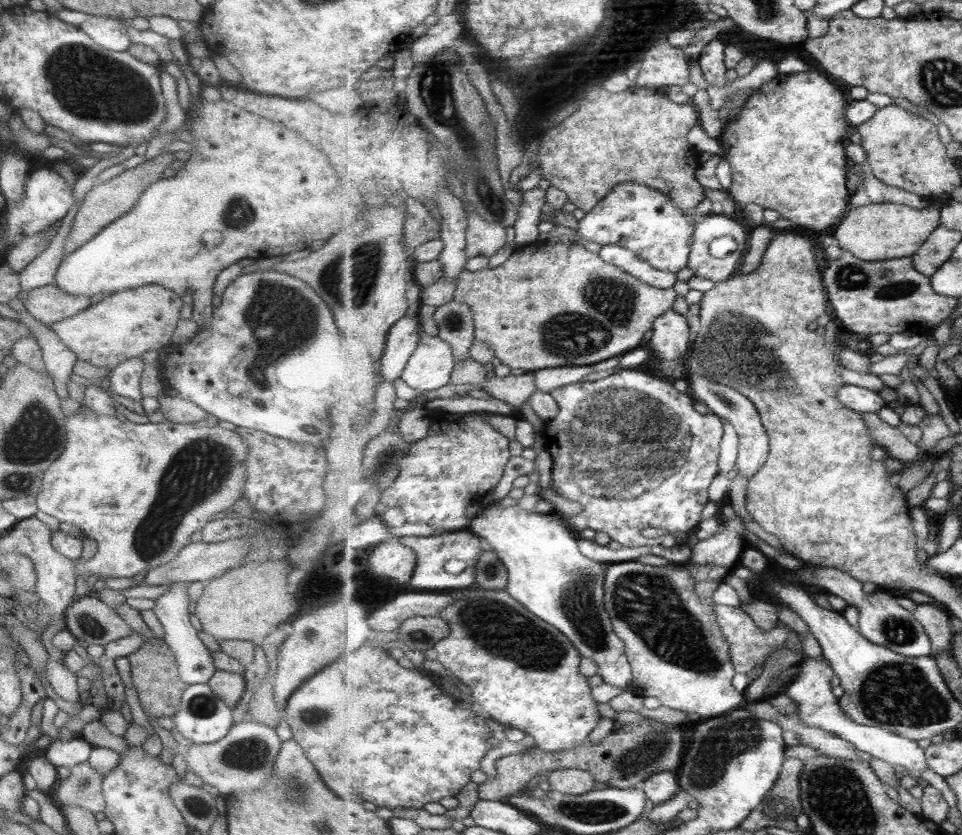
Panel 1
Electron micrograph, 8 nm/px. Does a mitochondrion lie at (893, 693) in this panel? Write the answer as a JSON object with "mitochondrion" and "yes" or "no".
{"mitochondrion":"yes"}

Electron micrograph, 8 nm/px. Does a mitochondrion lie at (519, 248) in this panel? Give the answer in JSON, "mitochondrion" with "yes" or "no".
{"mitochondrion":"no"}

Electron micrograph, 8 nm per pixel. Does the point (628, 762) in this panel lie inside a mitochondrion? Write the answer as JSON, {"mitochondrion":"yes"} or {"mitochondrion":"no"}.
{"mitochondrion":"yes"}

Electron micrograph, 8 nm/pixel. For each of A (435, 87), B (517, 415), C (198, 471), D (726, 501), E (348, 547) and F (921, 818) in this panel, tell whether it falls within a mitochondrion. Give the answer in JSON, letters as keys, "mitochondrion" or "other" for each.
{"A":"mitochondrion","B":"other","C":"mitochondrion","D":"other","E":"other","F":"other"}

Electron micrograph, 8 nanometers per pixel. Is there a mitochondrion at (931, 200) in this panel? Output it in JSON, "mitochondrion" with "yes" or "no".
{"mitochondrion":"no"}

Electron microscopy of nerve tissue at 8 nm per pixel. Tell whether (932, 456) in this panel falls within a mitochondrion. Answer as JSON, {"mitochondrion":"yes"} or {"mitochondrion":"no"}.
{"mitochondrion":"no"}

